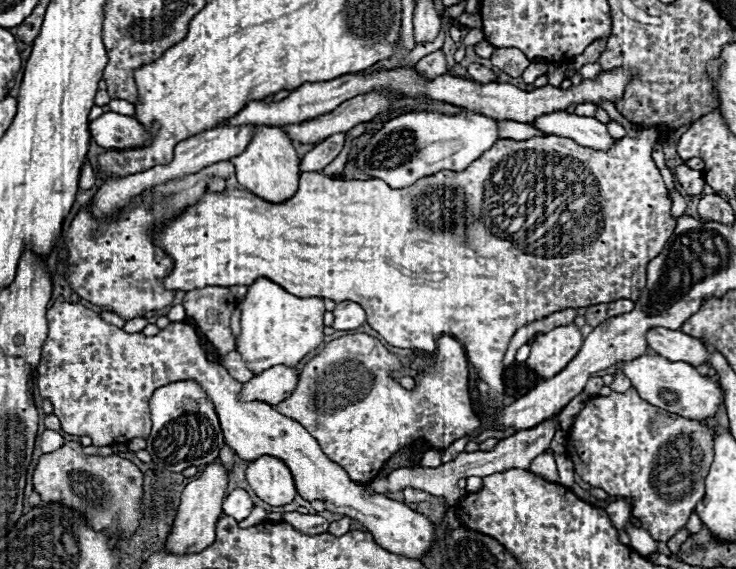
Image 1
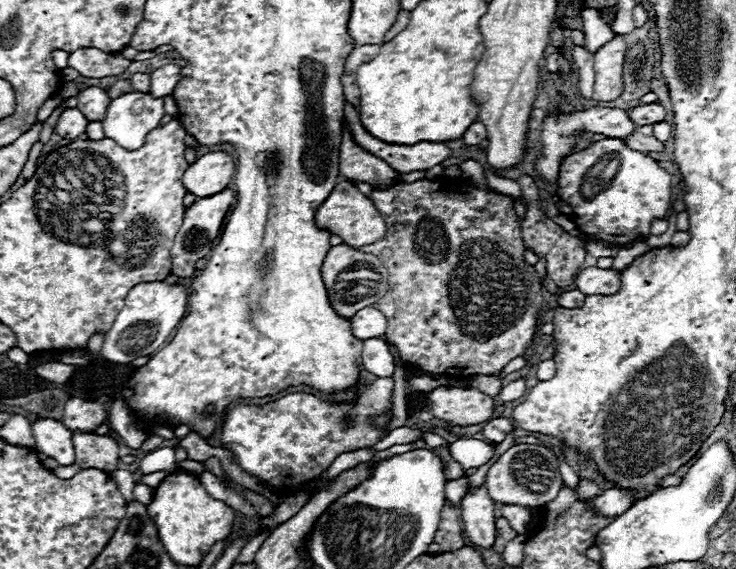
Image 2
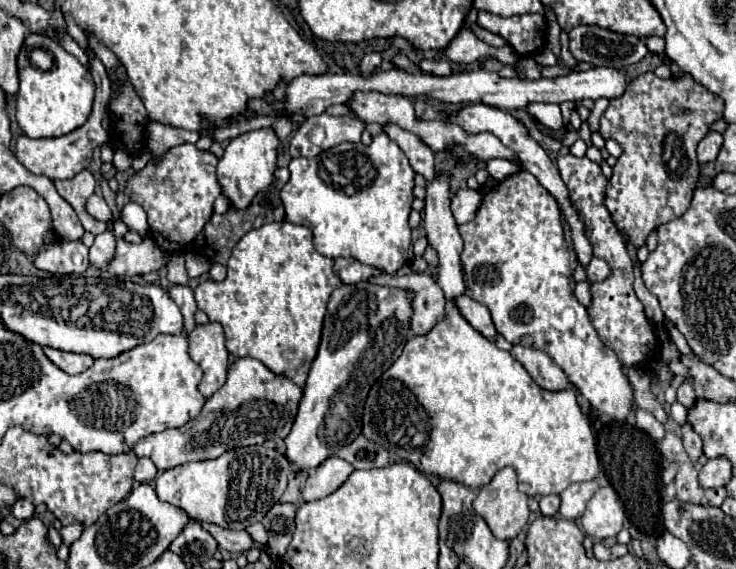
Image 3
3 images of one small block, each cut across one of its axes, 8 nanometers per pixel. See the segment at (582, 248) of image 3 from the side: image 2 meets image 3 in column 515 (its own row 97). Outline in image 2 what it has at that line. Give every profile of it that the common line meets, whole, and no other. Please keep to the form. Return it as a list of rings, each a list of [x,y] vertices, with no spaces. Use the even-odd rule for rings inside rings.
[[[142,92],[122,94],[108,104],[106,118],[102,120],[104,136],[114,140],[124,150],[140,150],[146,142],[148,132],[152,132],[160,124],[162,116],[164,116],[164,100],[162,98],[152,98],[150,94],[142,94]]]

